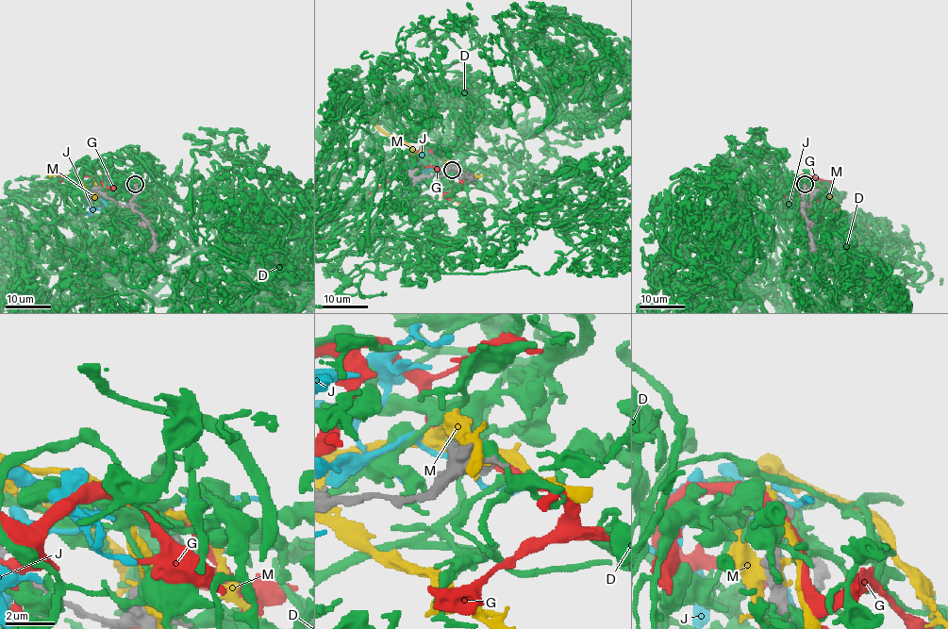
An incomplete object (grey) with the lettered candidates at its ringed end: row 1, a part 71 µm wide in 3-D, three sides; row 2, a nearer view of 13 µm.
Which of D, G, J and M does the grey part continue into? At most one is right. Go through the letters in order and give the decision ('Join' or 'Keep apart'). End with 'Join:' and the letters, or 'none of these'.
D: Keep apart
G: Keep apart
J: Keep apart
M: Keep apart
Join: none of these

